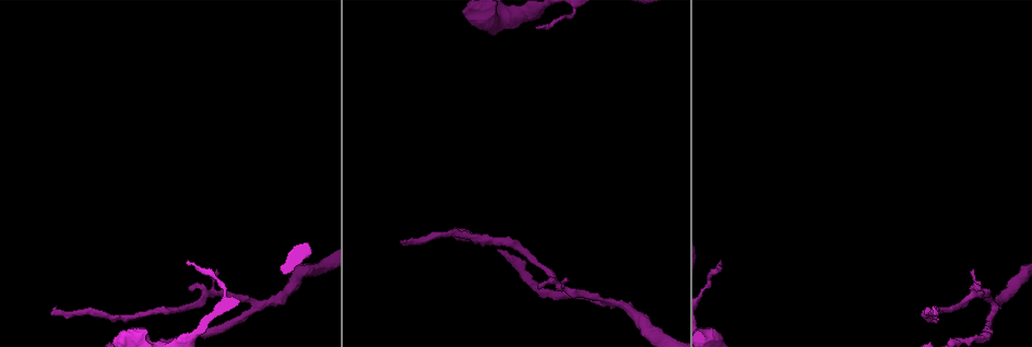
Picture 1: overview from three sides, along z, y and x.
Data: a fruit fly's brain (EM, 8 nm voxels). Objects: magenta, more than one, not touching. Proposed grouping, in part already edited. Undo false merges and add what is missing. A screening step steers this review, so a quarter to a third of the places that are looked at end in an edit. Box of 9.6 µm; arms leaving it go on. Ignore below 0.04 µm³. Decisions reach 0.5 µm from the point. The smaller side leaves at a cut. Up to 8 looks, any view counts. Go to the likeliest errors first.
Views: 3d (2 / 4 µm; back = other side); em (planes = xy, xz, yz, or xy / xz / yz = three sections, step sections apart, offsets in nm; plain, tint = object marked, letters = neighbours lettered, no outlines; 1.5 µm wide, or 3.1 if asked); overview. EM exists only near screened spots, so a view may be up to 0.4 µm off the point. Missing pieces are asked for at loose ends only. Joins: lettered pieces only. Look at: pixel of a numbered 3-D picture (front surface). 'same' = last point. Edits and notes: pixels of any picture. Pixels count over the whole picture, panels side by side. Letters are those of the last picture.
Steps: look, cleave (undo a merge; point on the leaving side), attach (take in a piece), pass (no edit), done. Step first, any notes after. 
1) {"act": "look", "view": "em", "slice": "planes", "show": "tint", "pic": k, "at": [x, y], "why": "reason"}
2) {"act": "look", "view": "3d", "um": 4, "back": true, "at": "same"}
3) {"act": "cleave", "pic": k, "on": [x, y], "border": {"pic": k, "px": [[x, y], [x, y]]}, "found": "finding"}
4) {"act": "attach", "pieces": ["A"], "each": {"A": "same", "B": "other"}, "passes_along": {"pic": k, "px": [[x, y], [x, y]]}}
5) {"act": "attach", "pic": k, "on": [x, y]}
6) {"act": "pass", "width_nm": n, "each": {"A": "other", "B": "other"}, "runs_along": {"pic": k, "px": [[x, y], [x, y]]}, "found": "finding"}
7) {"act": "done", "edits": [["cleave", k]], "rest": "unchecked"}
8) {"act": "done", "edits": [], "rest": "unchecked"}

{"act": "look", "view": "em", "slice": "xz", "step": 8, "show": "letters", "pic": 1, "at": [933, 306], "why": "thin end"}

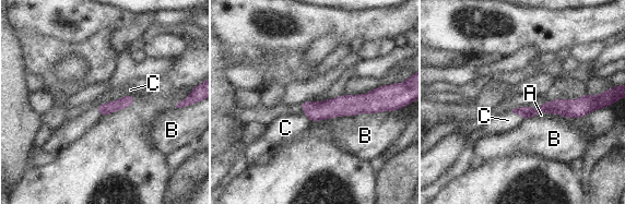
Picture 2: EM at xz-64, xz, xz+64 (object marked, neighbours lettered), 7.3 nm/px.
{"act": "pass", "width_nm": 90, "each": {"A": "other", "B": "other", "C": "other"}, "found": "no lettered piece goes on from it"}

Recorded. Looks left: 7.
{"act": "look", "view": "3d", "um": 4, "pic": 1, "at": [974, 271], "why": "tapers out"}

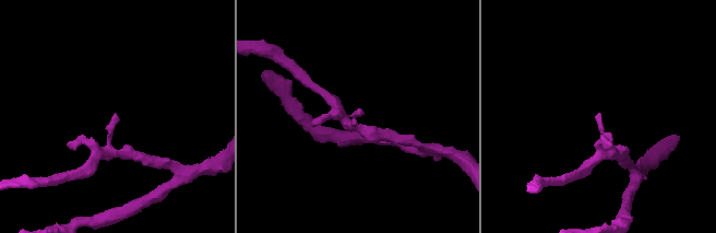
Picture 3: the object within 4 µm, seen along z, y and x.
{"act": "look", "view": "em", "slice": "planes", "show": "letters", "pic": 3, "at": [358, 112]}

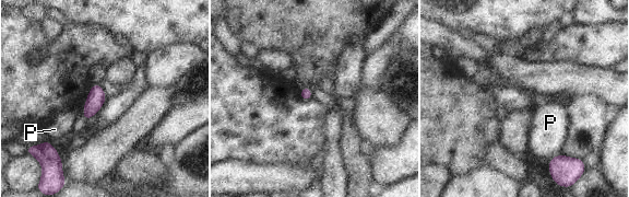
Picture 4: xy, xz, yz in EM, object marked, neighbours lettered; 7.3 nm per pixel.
{"act": "pass", "longest_contact_nm": ["P", 80], "each": {"P": "other"}, "border": {"pic": 4, "px": [[559, 153], [552, 159]]}, "found": "none of them fits"}

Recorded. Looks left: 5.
{"act": "look", "view": "3d", "um": 2, "back": true, "pic": 1, "at": [189, 261], "why": "thin end"}

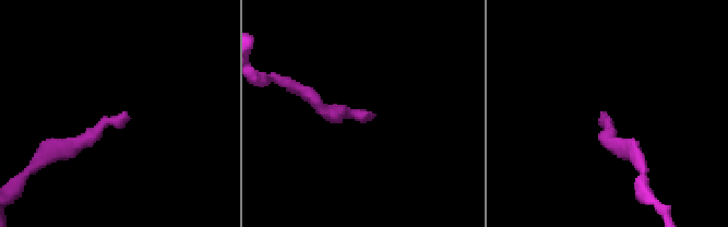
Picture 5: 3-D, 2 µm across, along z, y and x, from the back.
{"act": "look", "view": "em", "slice": "xy", "step": 8, "show": "tint", "pic": 5, "at": [603, 115]}

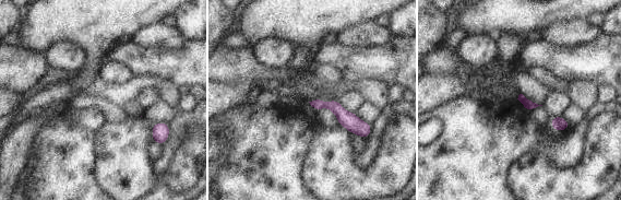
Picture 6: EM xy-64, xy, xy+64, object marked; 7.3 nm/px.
{"act": "look", "view": "em", "slice": "planes", "show": "letters", "at": "same", "why": "another direction"}

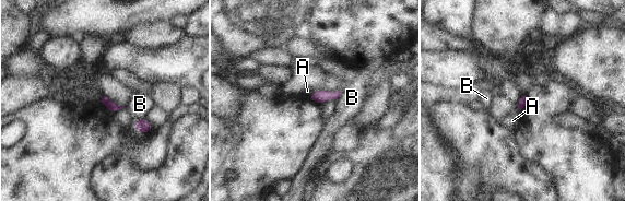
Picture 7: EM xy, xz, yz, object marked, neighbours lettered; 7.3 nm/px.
{"act": "pass", "longest_contact_nm": ["B", 80], "each": {"A": "other", "B": "other"}, "border": {"pic": 7, "px": [[516, 105], [520, 110]]}, "found": "no lettered piece goes on from it"}

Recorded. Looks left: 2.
{"act": "done", "edits": [], "rest": "unchecked"}

